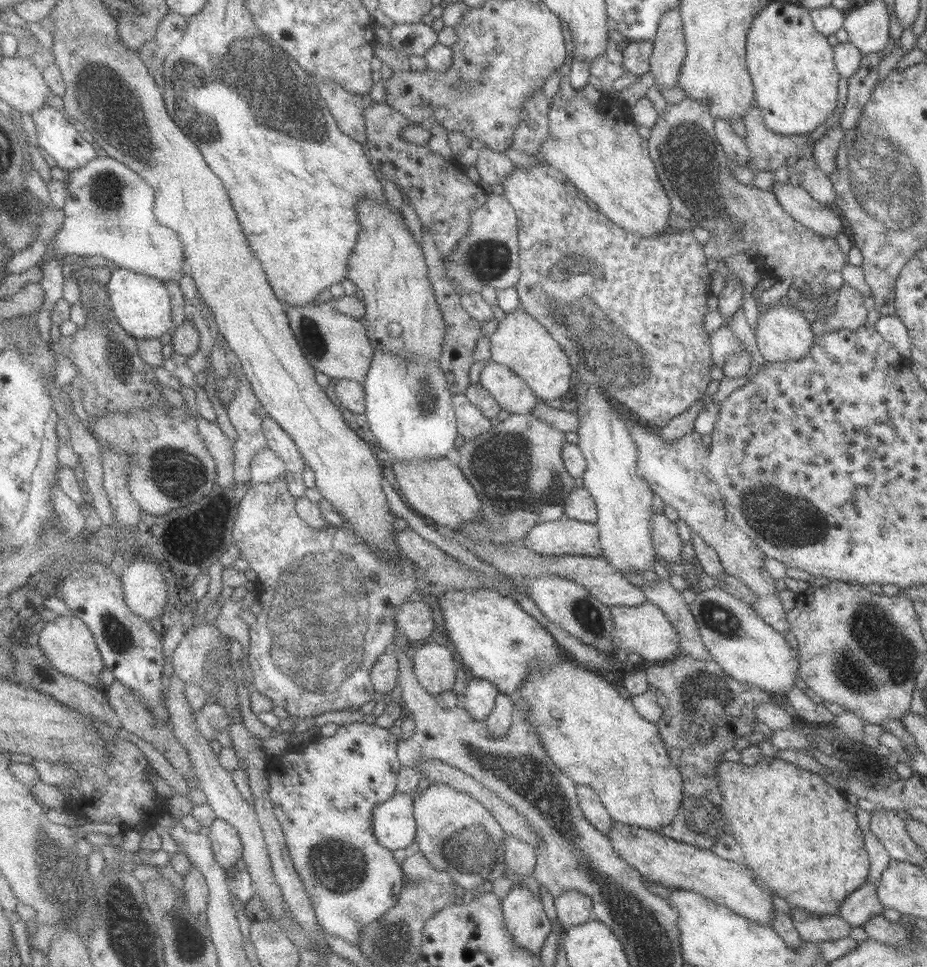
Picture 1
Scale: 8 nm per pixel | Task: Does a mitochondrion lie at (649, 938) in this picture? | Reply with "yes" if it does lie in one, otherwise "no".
yes

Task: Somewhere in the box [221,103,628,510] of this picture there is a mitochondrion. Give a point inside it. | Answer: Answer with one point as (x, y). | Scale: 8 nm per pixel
(502, 464)

